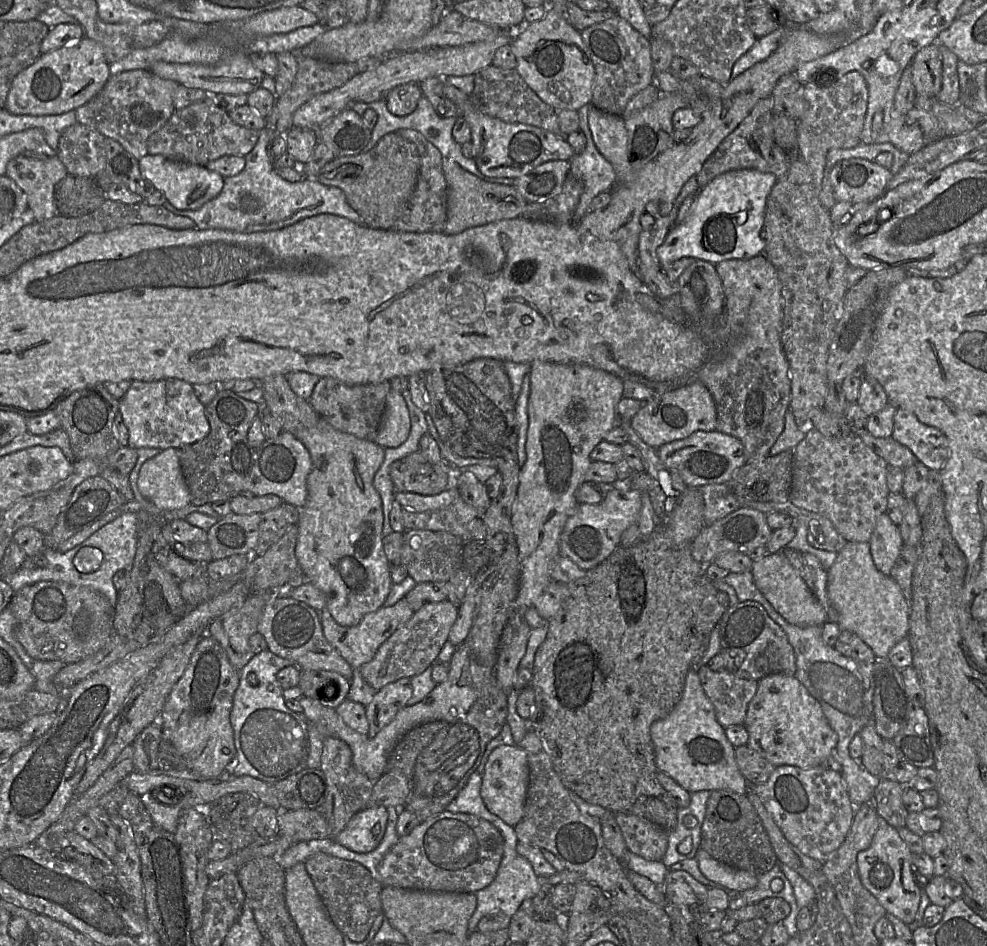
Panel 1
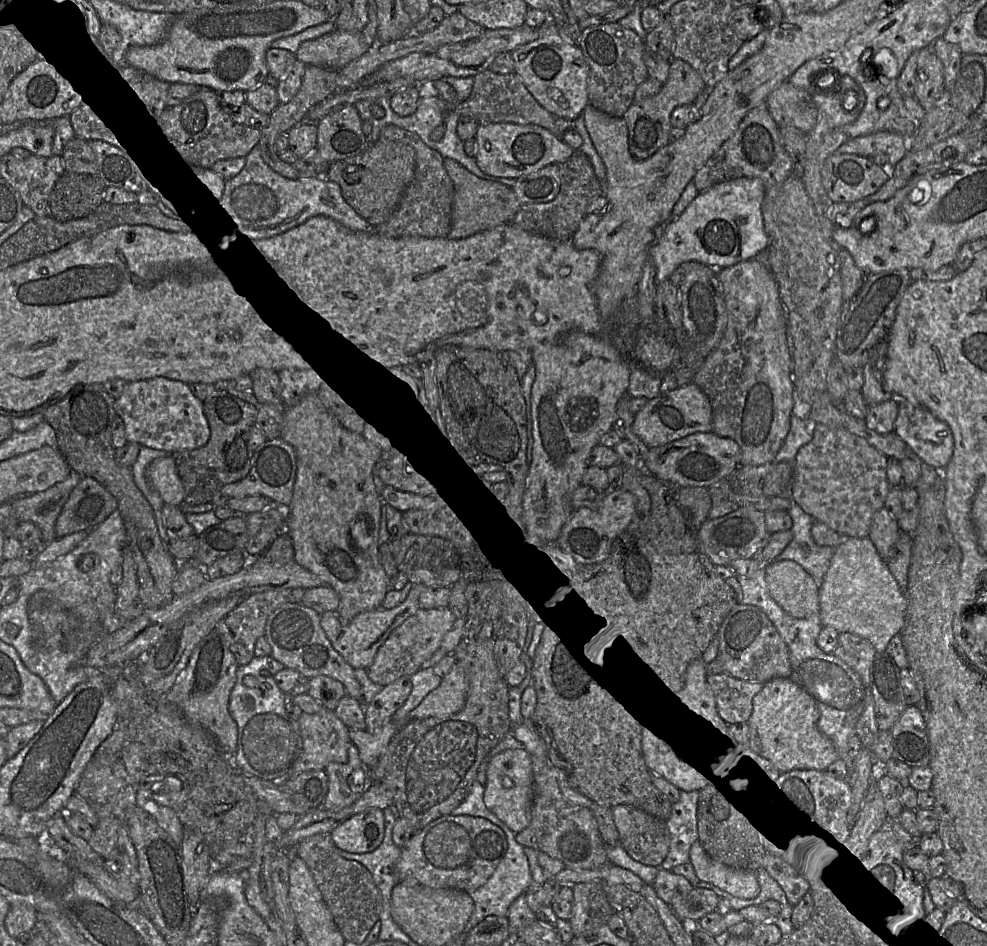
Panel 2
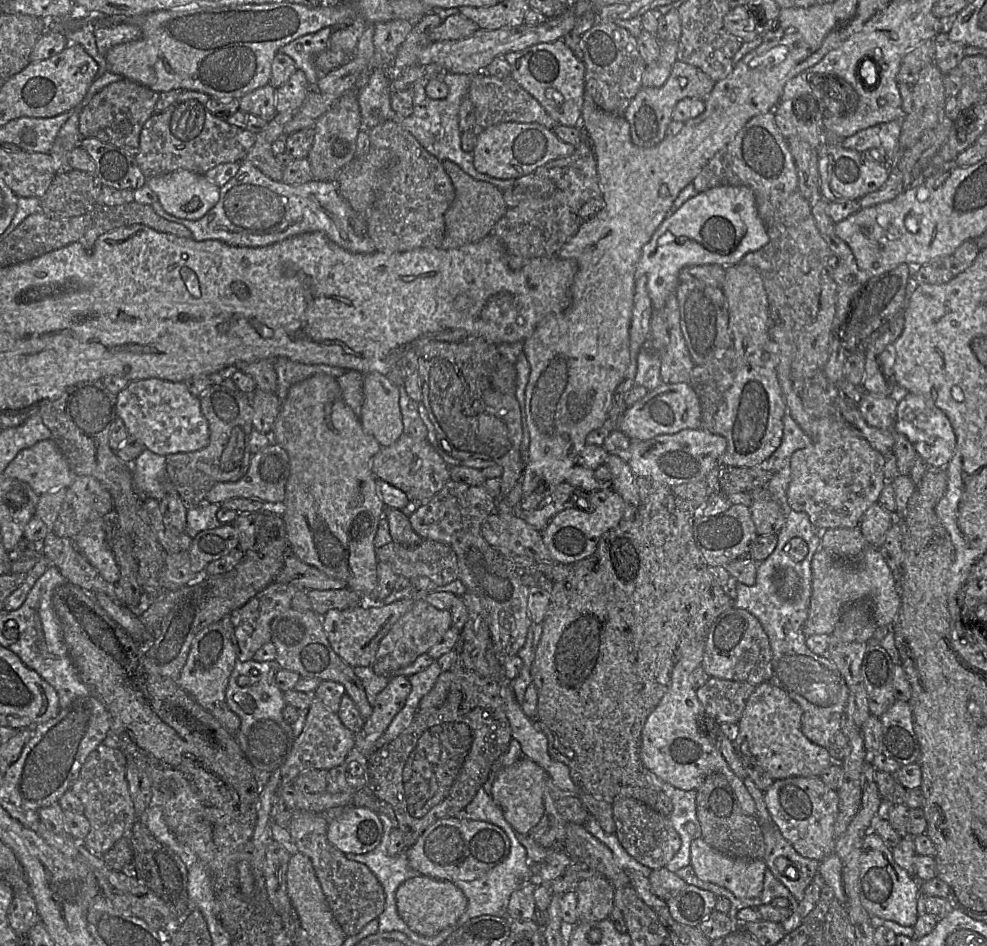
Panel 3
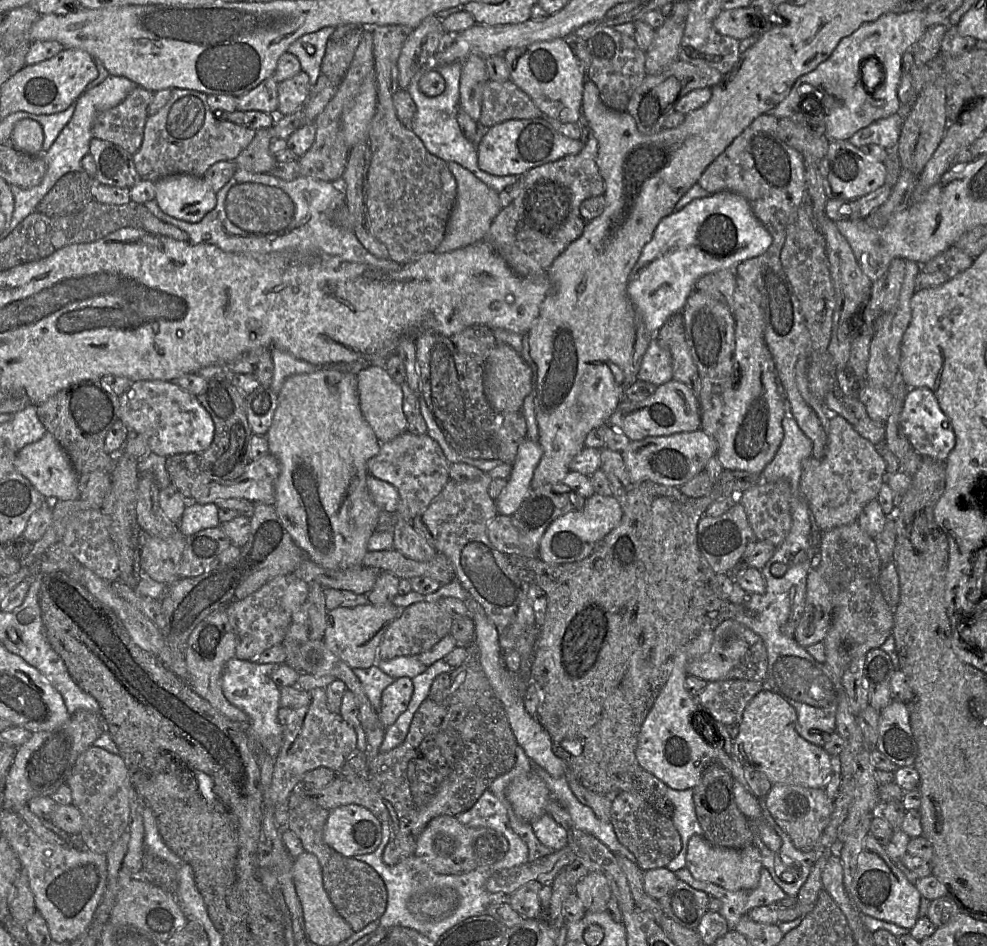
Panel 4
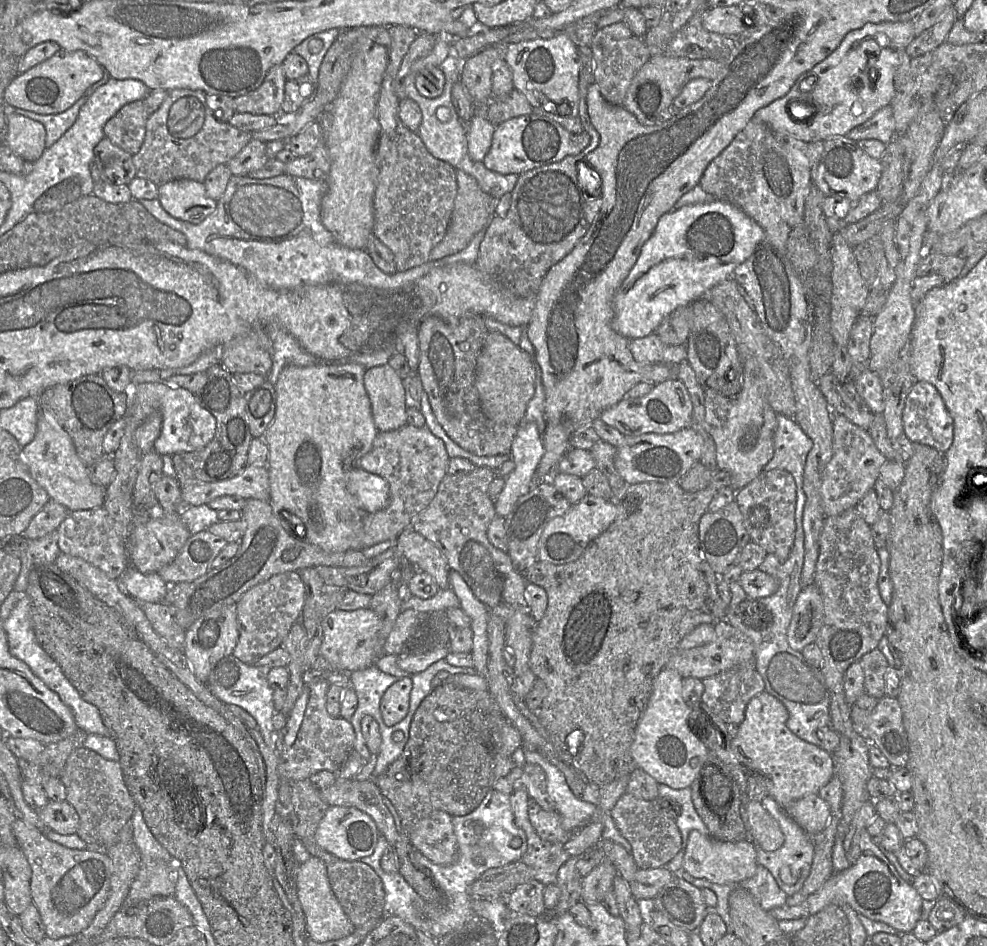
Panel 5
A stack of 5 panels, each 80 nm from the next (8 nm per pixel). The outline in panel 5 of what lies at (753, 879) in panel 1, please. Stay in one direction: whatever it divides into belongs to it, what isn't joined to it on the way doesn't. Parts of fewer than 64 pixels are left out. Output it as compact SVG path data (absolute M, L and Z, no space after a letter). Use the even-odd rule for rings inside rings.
M692 830L688 835L682 870L694 878L704 878L717 884L737 884L753 877L757 865L755 846L747 840L724 842L715 840L697 830Z

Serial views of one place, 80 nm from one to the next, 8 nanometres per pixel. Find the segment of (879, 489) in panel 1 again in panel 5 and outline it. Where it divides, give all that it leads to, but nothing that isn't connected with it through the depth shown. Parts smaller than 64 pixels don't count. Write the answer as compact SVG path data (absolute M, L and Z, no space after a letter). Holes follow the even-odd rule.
M833 415L832 456L821 479L820 495L824 515L837 516L855 508L865 494L874 488L886 457L877 449L873 439L863 428L849 421L844 415Z

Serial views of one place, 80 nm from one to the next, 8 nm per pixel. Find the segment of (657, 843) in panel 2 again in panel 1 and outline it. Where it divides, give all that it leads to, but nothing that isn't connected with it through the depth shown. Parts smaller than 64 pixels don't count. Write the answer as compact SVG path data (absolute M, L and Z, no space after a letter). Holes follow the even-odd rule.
M614 813L628 850L650 861L662 861L668 847L668 832L633 814Z

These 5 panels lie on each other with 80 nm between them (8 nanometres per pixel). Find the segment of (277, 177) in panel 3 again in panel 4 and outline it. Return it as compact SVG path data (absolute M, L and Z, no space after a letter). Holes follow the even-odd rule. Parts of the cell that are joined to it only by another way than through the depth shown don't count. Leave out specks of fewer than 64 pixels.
M272 127L258 130L247 148L234 160L237 168L257 174L268 174L276 163L274 156L269 151L273 139Z

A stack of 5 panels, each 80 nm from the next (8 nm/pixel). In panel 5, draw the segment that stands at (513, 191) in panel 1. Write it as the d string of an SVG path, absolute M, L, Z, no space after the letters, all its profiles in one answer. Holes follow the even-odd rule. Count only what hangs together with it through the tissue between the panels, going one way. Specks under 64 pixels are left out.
M456 170L457 192L453 202L450 222L444 237L432 249L428 260L439 260L444 256L454 255L464 249L472 238L495 216L495 203L491 195L484 192L477 180L463 170Z

